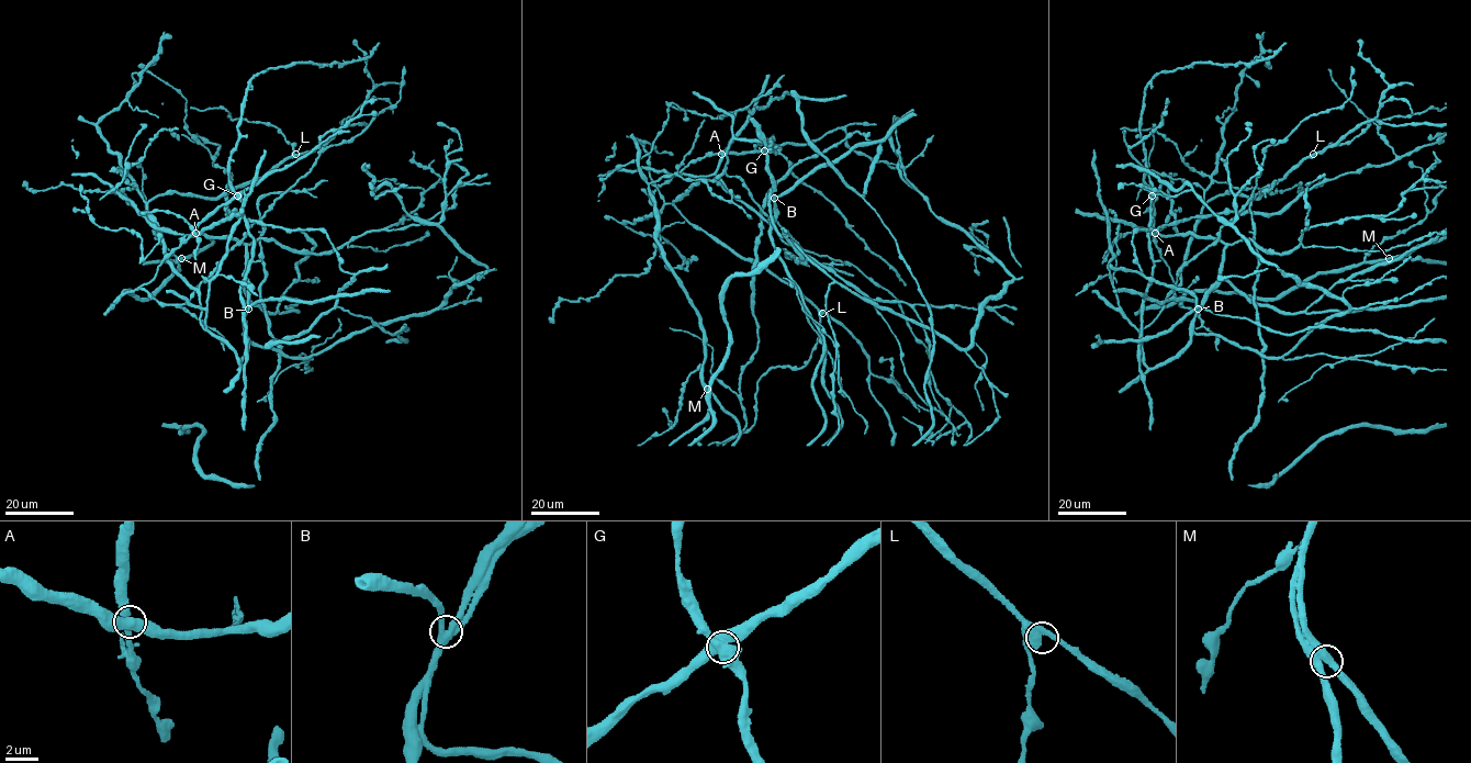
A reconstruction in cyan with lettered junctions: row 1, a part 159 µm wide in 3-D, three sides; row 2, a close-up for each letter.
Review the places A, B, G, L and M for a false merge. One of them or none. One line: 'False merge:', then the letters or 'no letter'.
False merge: no letter

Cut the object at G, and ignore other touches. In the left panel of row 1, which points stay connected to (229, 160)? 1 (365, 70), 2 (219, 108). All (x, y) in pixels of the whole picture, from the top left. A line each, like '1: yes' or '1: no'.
1: no
2: no

